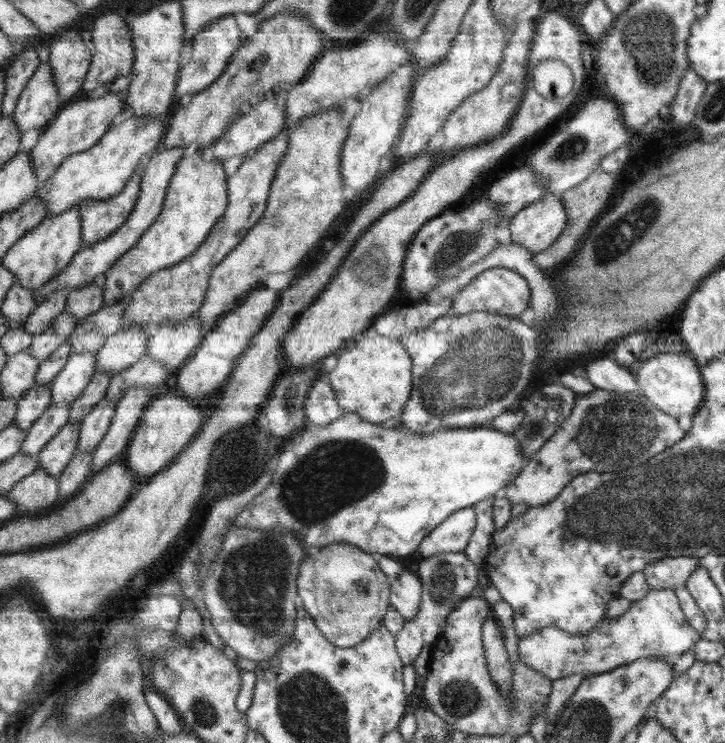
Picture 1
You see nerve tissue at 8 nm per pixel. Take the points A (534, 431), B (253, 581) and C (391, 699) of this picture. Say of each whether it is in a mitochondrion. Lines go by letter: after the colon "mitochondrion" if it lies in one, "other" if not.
A: mitochondrion
B: mitochondrion
C: other

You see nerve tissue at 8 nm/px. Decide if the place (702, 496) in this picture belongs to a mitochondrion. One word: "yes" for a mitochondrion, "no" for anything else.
yes

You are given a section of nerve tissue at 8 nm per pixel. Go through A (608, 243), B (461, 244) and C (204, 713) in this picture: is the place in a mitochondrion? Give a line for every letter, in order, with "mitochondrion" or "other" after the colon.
A: mitochondrion
B: mitochondrion
C: mitochondrion

